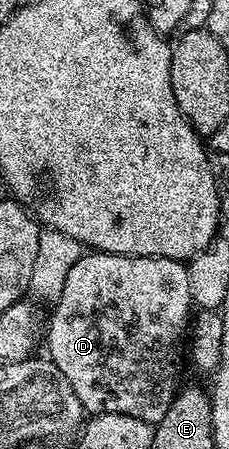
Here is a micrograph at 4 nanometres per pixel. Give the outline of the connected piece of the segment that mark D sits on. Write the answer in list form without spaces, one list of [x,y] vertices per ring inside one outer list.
[[[84,252],[79,260],[67,272],[61,292],[54,298],[56,307],[52,315],[46,318],[46,338],[48,334],[47,357],[56,365],[58,372],[70,380],[70,388],[74,388],[74,396],[82,404],[82,408],[92,416],[97,414],[121,414],[134,416],[143,422],[157,423],[166,416],[168,406],[176,396],[176,365],[180,362],[180,341],[185,341],[186,331],[190,326],[190,315],[193,313],[192,297],[190,296],[190,280],[188,267],[183,261],[174,258],[127,258],[121,254],[102,254],[99,252]]]

